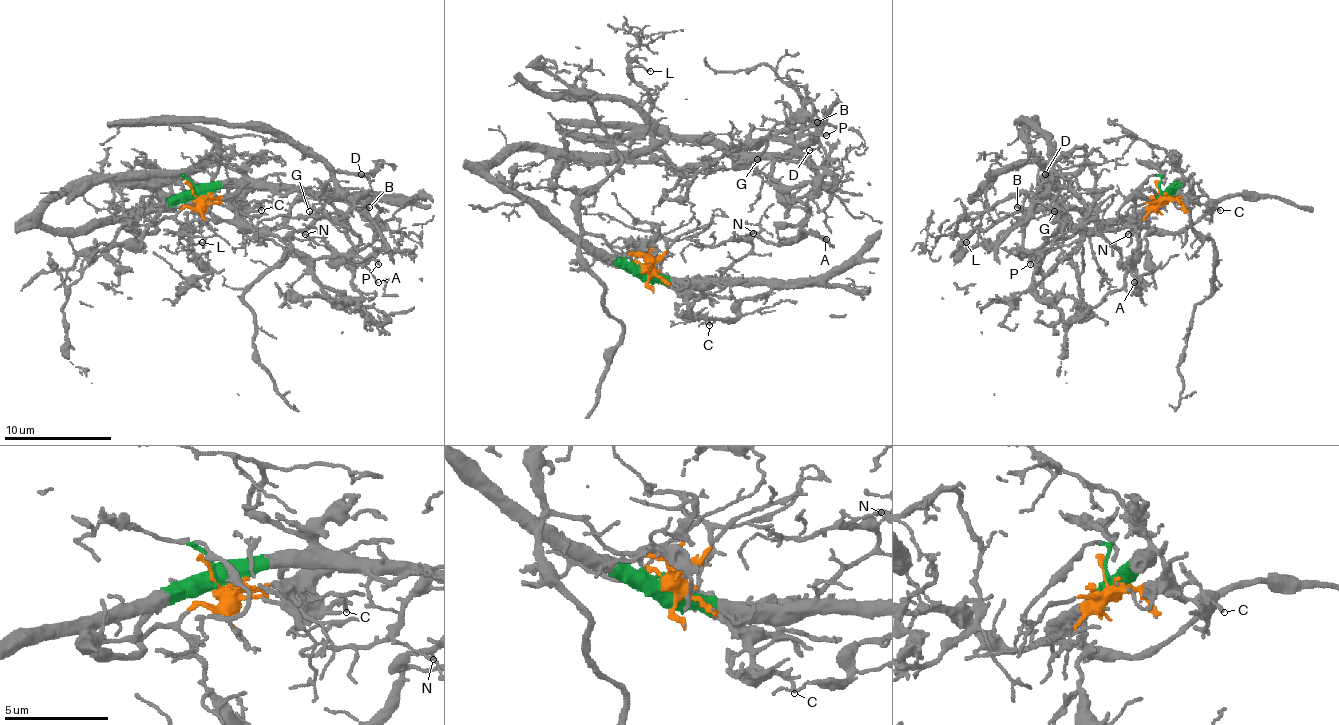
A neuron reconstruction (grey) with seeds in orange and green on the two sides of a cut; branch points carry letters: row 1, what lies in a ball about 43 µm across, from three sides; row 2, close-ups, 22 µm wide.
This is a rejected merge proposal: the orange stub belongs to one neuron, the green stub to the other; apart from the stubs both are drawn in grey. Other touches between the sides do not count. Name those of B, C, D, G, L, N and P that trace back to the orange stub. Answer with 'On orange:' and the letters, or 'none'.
On orange: C, G, P

